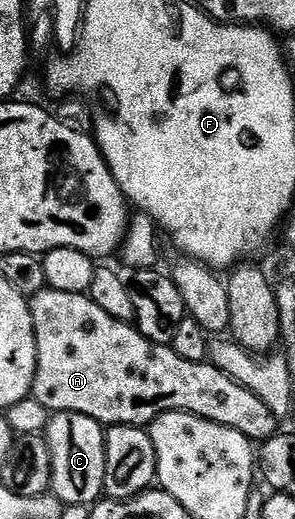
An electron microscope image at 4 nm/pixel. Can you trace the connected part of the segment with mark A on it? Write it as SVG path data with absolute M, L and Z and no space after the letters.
M46 290L29 300L29 309L37 343L37 373L31 396L43 402L50 414L87 414L103 426L148 426L164 412L190 412L231 430L239 430L239 434L254 442L267 441L279 432L279 419L251 390L245 389L213 364L187 362L187 358L179 358L170 345L151 342L132 323L116 320L107 314L107 310L99 310L88 295Z

